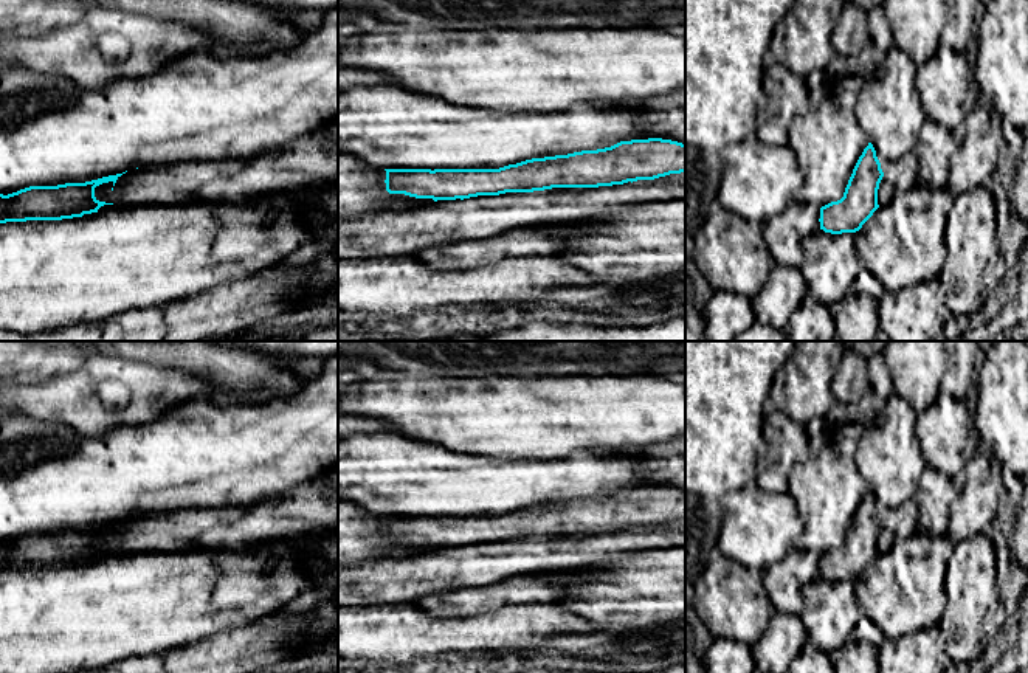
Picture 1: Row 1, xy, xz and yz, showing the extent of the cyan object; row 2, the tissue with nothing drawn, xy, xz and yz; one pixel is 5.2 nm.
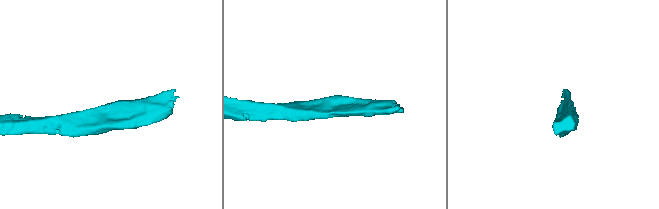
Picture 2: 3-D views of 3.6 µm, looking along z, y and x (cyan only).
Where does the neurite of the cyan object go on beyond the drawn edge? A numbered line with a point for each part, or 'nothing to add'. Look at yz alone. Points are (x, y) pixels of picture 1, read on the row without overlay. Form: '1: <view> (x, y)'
nothing to add

